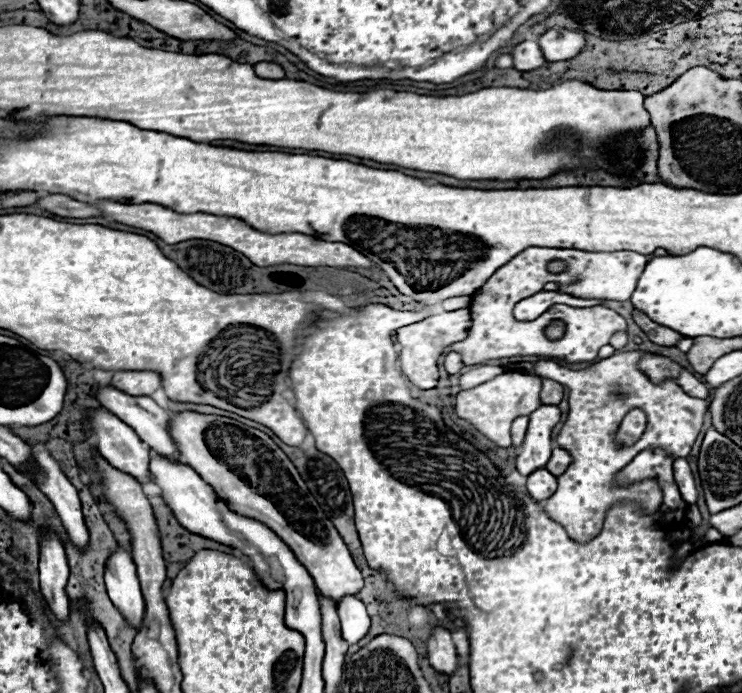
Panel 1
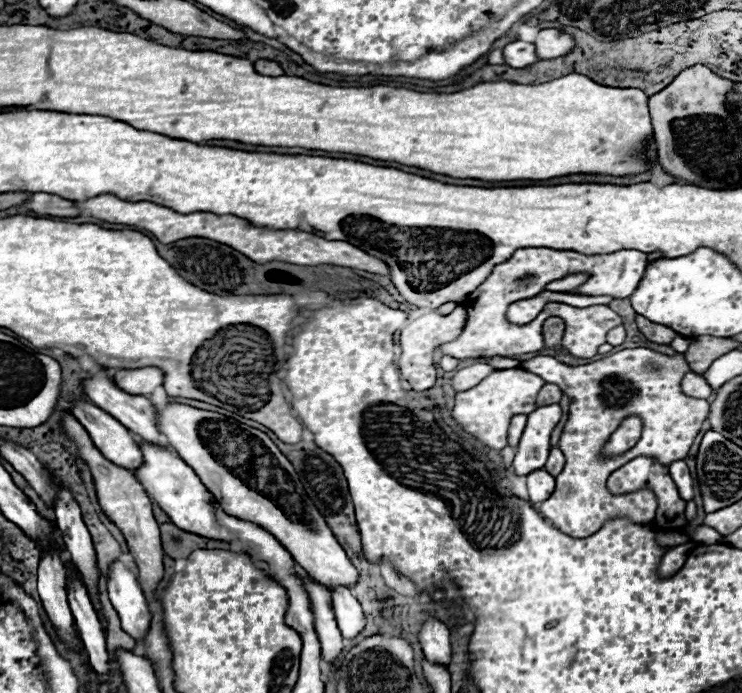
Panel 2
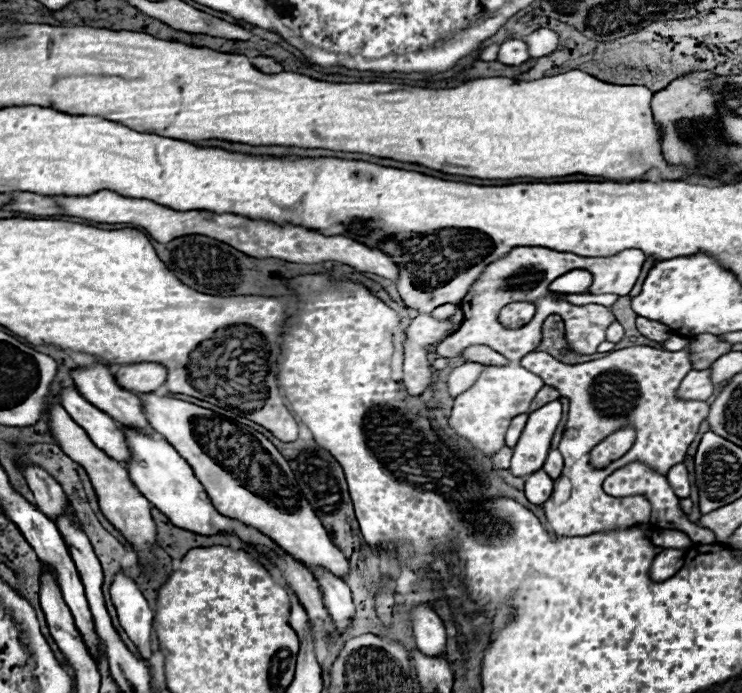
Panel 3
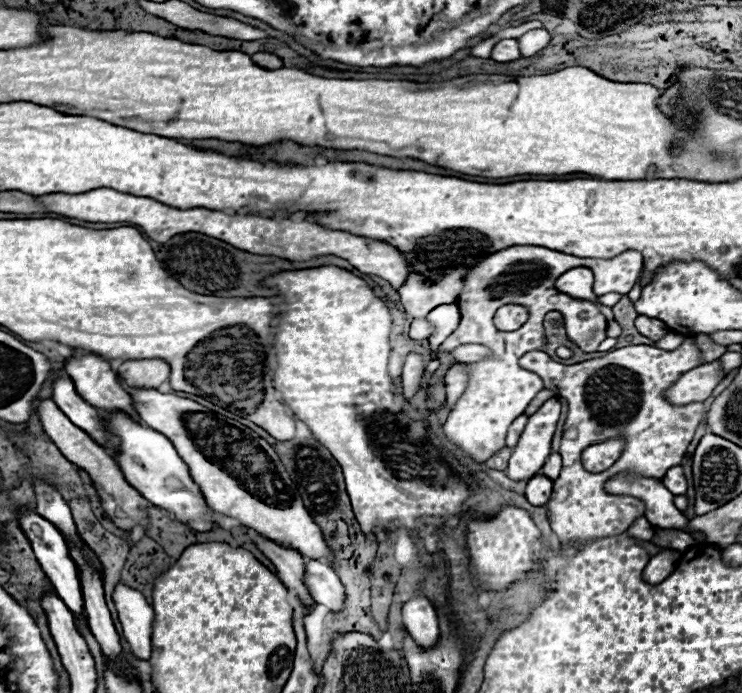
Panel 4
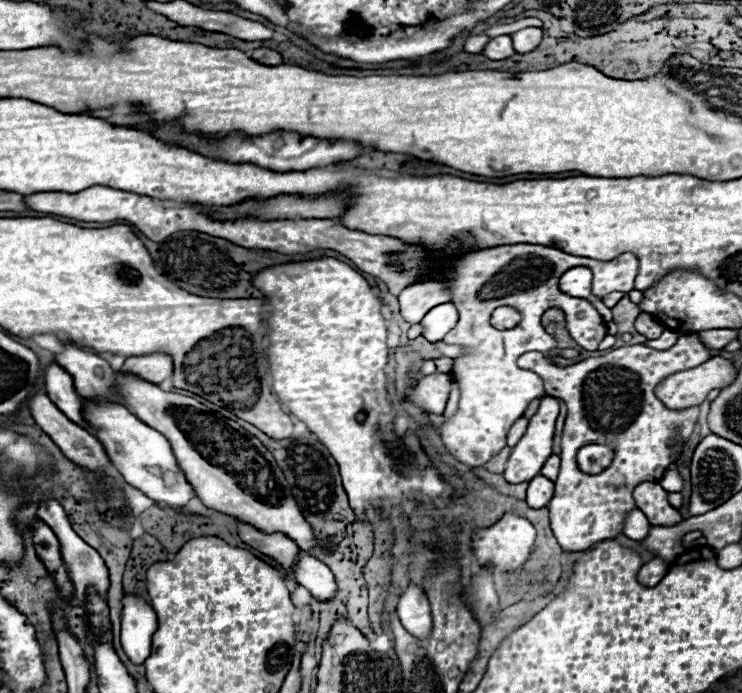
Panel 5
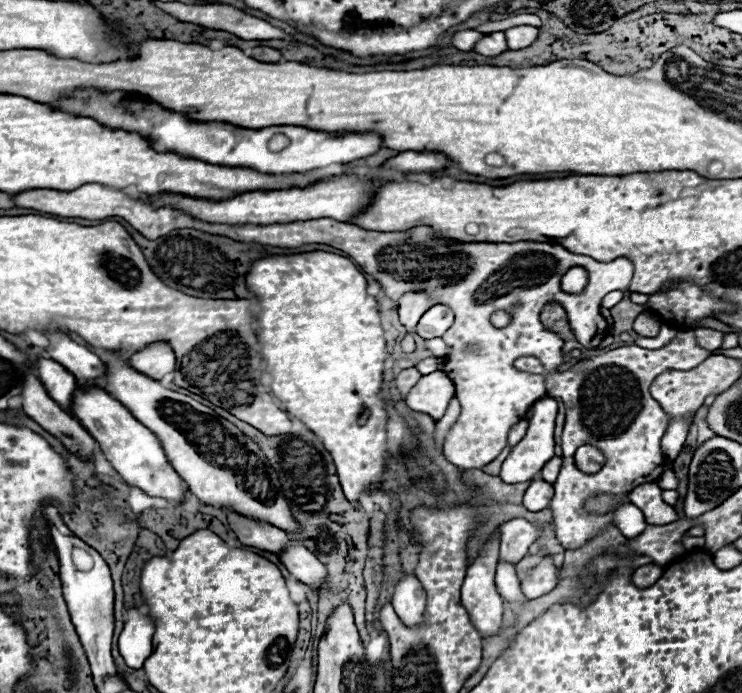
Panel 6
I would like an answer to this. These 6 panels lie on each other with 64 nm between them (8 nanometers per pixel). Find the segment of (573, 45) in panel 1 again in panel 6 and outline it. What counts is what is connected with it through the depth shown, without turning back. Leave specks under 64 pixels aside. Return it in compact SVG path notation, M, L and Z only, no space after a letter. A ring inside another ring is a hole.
M516 26L504 32L508 36L510 50L522 50L528 48L538 38L538 28L534 26Z

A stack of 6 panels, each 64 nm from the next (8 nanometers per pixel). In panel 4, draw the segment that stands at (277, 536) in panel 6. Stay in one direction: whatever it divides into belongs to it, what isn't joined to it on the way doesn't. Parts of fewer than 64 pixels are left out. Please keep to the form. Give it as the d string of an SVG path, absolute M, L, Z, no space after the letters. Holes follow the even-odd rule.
M254 536L252 542L272 560L272 564L278 570L278 578L284 582L284 586L288 590L292 590L304 602L304 606L314 610L316 602L304 584L304 566L306 566L304 558L300 554L296 554L296 550L278 546L276 542L272 542L264 536Z

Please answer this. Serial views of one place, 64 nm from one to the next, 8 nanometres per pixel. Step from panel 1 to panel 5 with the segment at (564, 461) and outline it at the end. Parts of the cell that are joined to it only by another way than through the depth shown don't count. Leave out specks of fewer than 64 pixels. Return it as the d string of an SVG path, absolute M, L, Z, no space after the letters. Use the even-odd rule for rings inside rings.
M552 454L548 460L546 460L546 466L542 468L542 476L546 476L546 478L550 478L550 480L556 480L556 476L558 476L558 468L560 468L560 458L556 456L556 454Z

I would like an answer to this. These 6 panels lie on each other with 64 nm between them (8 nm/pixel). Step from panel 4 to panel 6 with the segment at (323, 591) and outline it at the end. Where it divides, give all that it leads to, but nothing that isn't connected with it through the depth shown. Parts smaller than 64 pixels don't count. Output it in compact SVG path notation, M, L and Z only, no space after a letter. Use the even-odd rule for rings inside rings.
M292 542L288 550L280 554L280 560L296 580L304 582L312 590L322 590L326 586L326 578L328 578L326 566L302 544Z

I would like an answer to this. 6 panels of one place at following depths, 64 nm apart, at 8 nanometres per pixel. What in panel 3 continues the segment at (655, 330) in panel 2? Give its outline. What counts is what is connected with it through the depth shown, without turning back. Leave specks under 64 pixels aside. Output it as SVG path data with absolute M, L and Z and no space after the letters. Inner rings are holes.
M642 316L636 320L636 328L638 328L646 338L650 338L650 340L654 340L654 342L666 342L666 340L674 334L668 326L660 324L660 322L652 322L652 320L642 318Z

